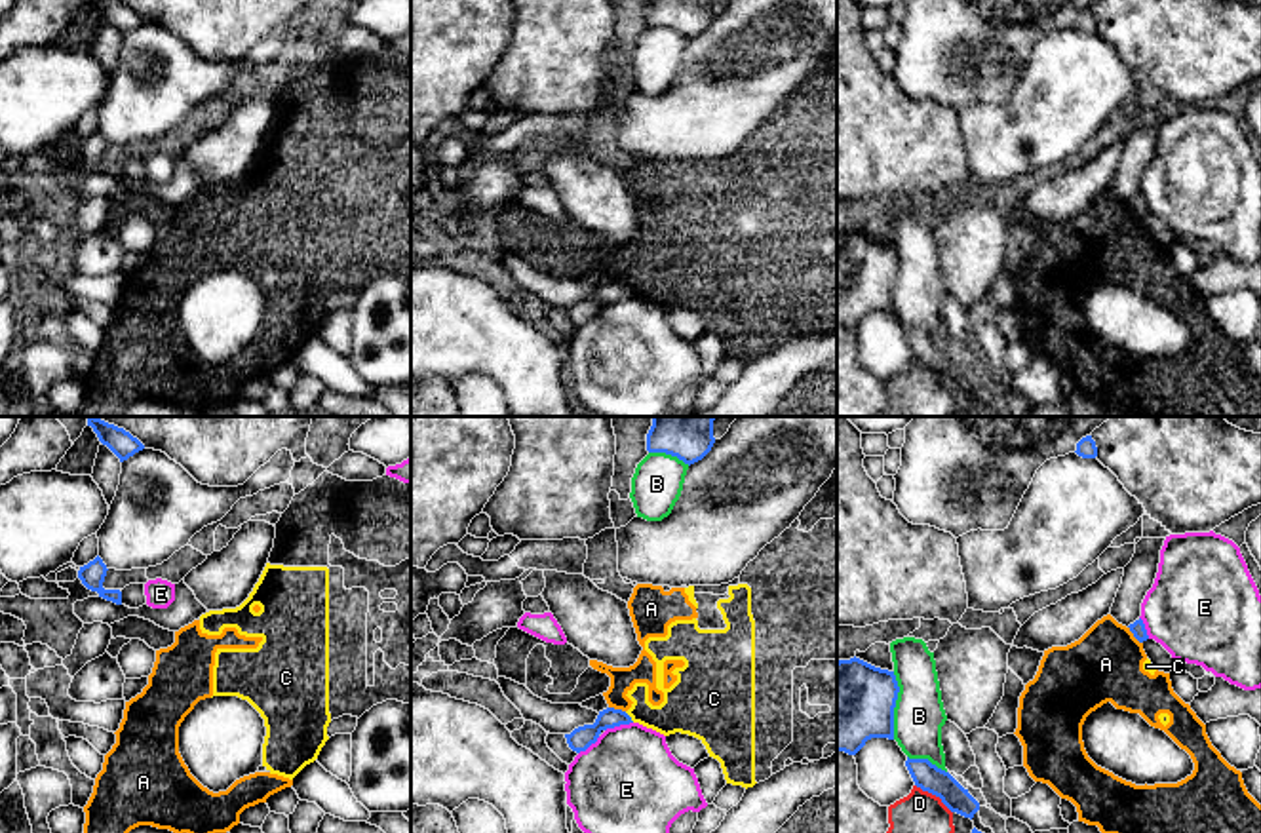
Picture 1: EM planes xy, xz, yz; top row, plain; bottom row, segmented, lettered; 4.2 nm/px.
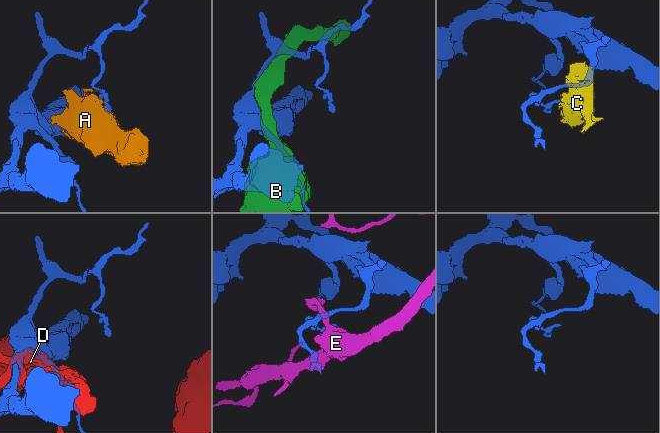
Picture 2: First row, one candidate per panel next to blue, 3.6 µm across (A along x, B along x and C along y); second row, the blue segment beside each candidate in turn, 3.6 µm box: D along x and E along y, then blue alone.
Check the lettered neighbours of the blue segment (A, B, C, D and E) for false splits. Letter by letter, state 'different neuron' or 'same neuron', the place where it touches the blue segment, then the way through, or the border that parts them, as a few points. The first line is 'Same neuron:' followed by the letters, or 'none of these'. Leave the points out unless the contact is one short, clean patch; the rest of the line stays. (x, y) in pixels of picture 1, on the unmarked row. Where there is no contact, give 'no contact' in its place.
Same neuron: none of these
A: different neuron; meets blue in yz at (1134, 210)
B: different neuron; meets blue in yz at (894, 280)
C: different neuron; meets blue in xz at (630, 291); border along xz (624, 286), (634, 295)
D: different neuron; meets blue in yz at (934, 368)
E: different neuron; meets blue in xz at (619, 299)

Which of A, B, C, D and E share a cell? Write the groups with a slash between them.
A C / B / D / E

